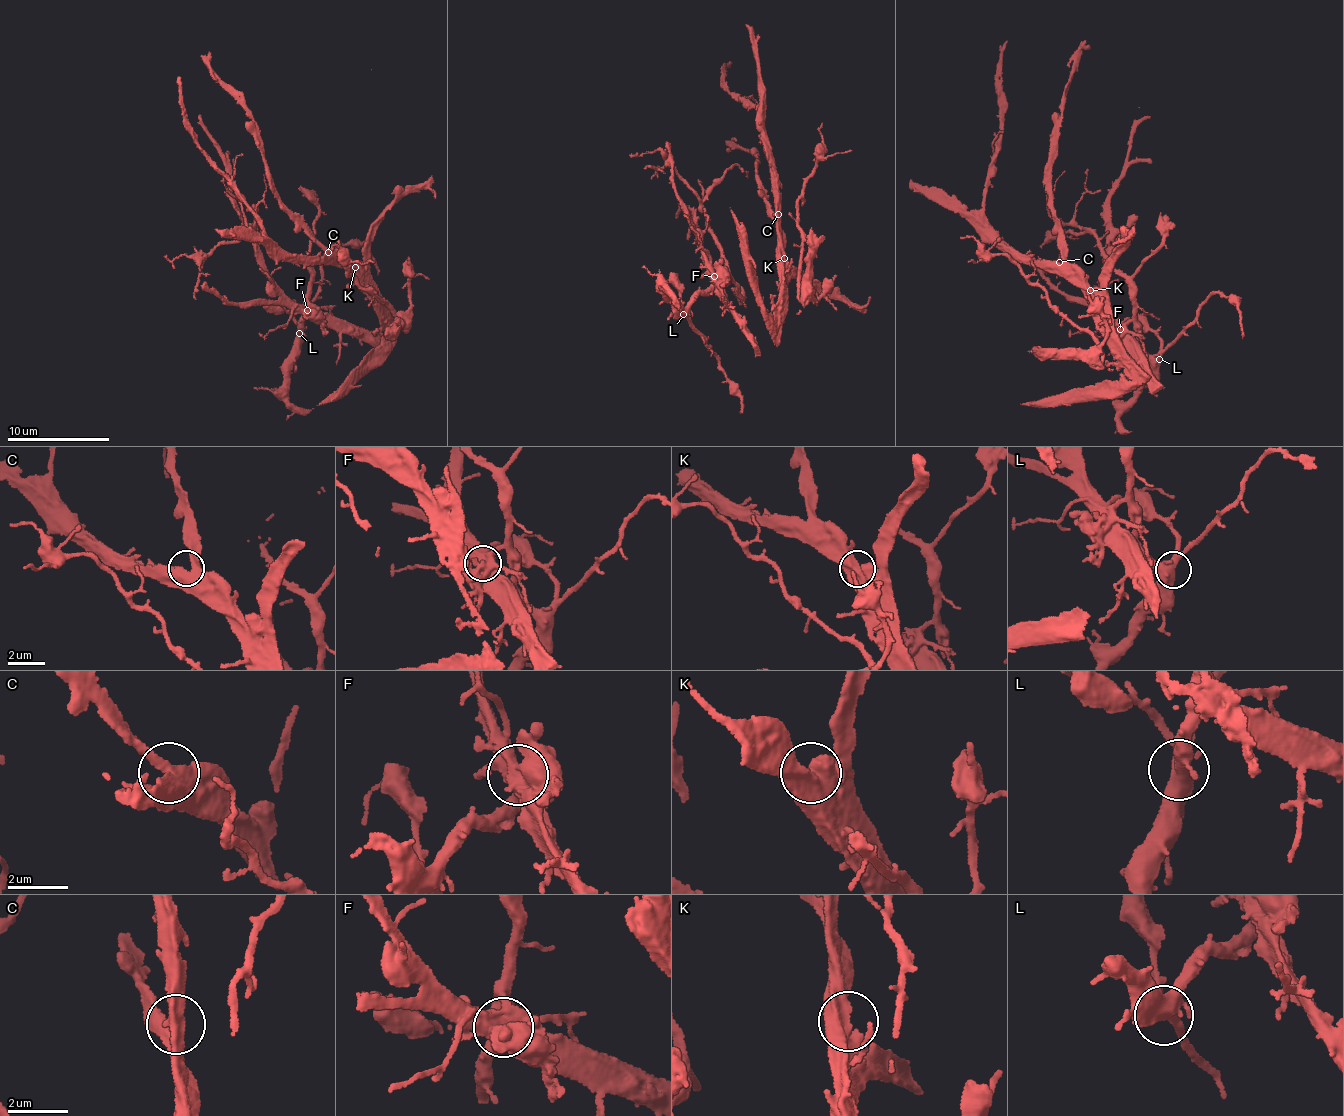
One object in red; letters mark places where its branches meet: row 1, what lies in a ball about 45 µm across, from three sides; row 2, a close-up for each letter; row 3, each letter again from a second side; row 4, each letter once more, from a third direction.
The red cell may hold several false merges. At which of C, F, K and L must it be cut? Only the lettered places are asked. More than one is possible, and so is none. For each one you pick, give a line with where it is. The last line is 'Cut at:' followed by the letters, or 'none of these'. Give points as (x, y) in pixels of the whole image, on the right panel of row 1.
F: Place: (1120, 329)
Cut at: F

